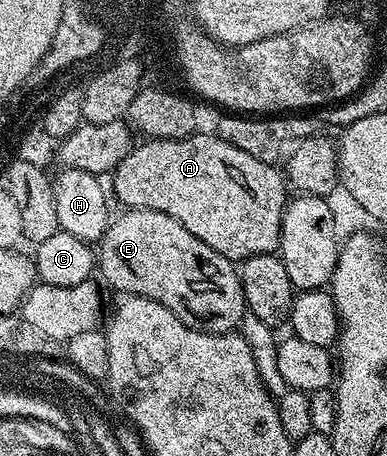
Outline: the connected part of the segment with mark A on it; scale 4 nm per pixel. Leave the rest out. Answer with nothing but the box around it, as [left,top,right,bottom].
[110,133,289,261]

